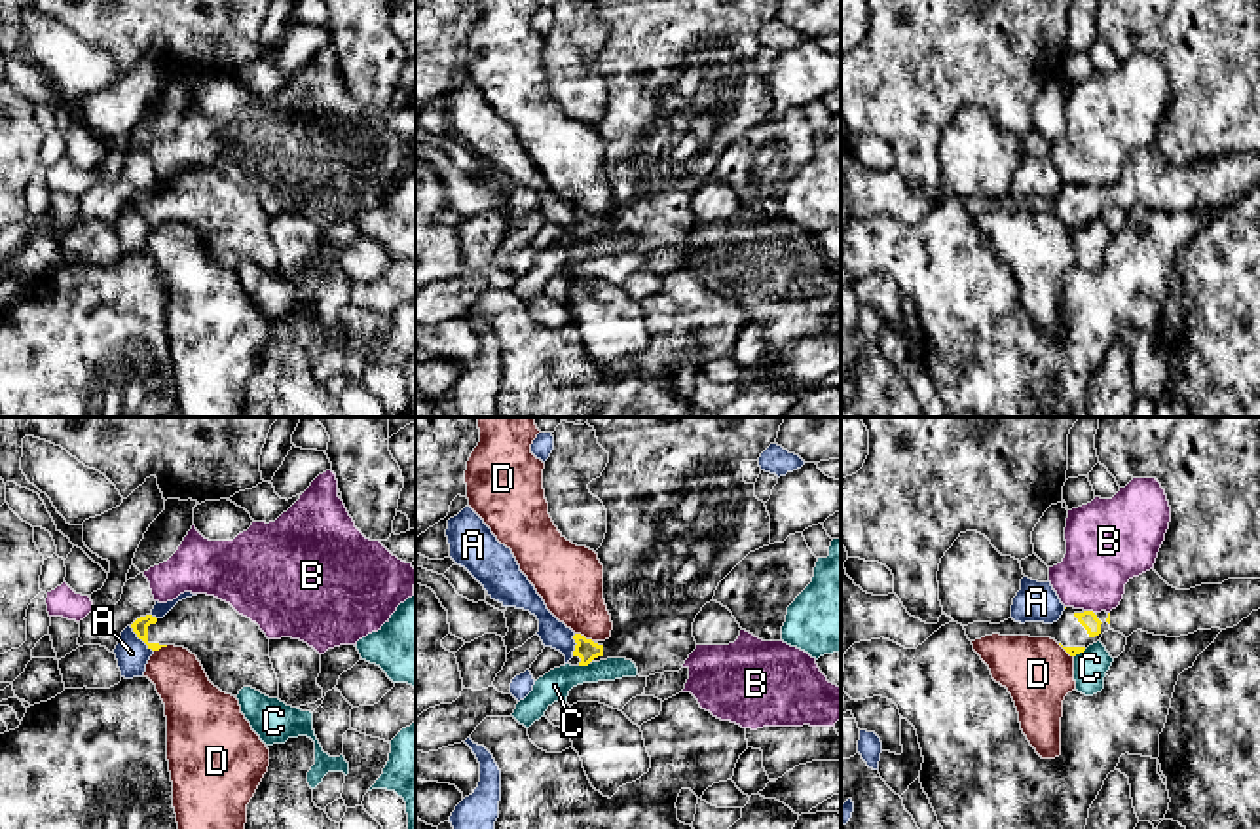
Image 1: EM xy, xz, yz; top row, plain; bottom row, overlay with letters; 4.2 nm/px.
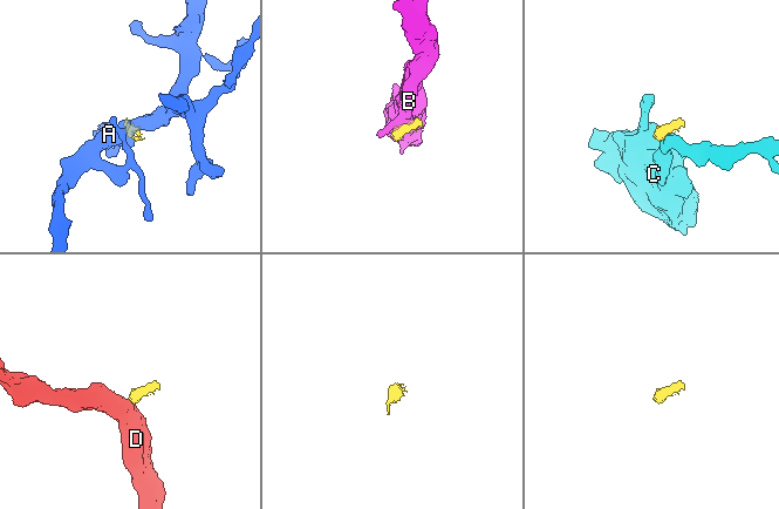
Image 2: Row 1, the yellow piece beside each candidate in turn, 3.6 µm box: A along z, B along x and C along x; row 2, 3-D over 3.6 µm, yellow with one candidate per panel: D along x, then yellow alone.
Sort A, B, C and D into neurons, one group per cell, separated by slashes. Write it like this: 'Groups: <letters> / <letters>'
Groups: A / B / C / D

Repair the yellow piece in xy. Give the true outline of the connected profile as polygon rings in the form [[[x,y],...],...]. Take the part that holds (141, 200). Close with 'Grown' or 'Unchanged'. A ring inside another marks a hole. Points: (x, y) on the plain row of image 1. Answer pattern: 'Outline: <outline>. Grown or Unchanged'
Outline: [[[197,169],[178,176],[163,193],[140,192],[131,199],[148,224],[184,222],[201,237],[209,256],[237,273],[243,262],[252,262],[269,273],[279,273],[279,254],[269,233],[269,214],[256,197],[239,190],[230,178]]]. Grown

